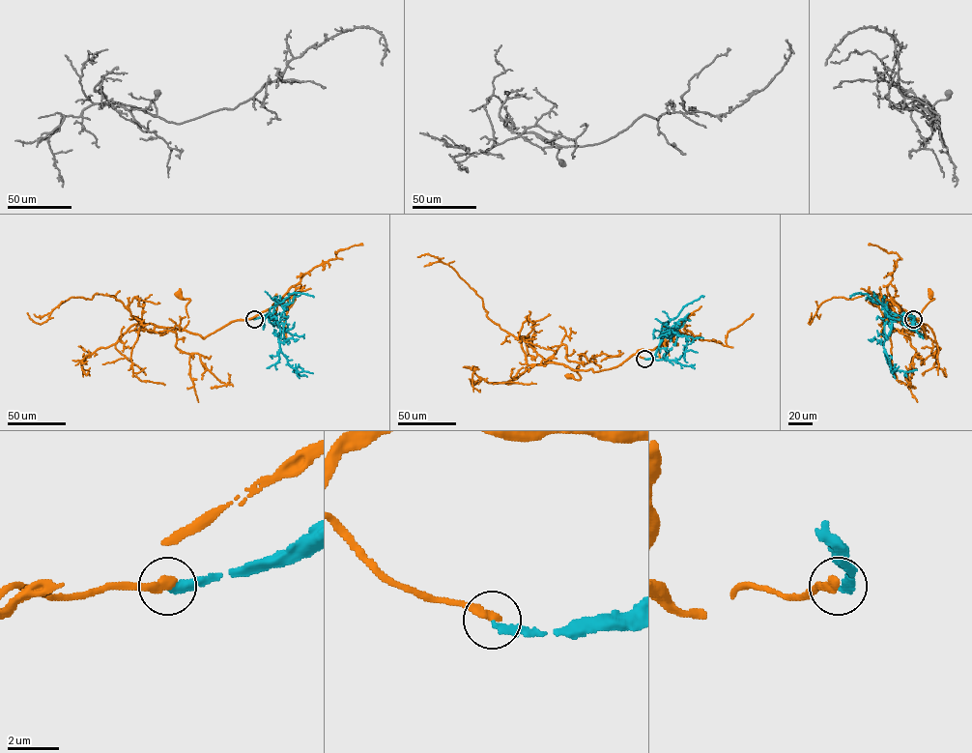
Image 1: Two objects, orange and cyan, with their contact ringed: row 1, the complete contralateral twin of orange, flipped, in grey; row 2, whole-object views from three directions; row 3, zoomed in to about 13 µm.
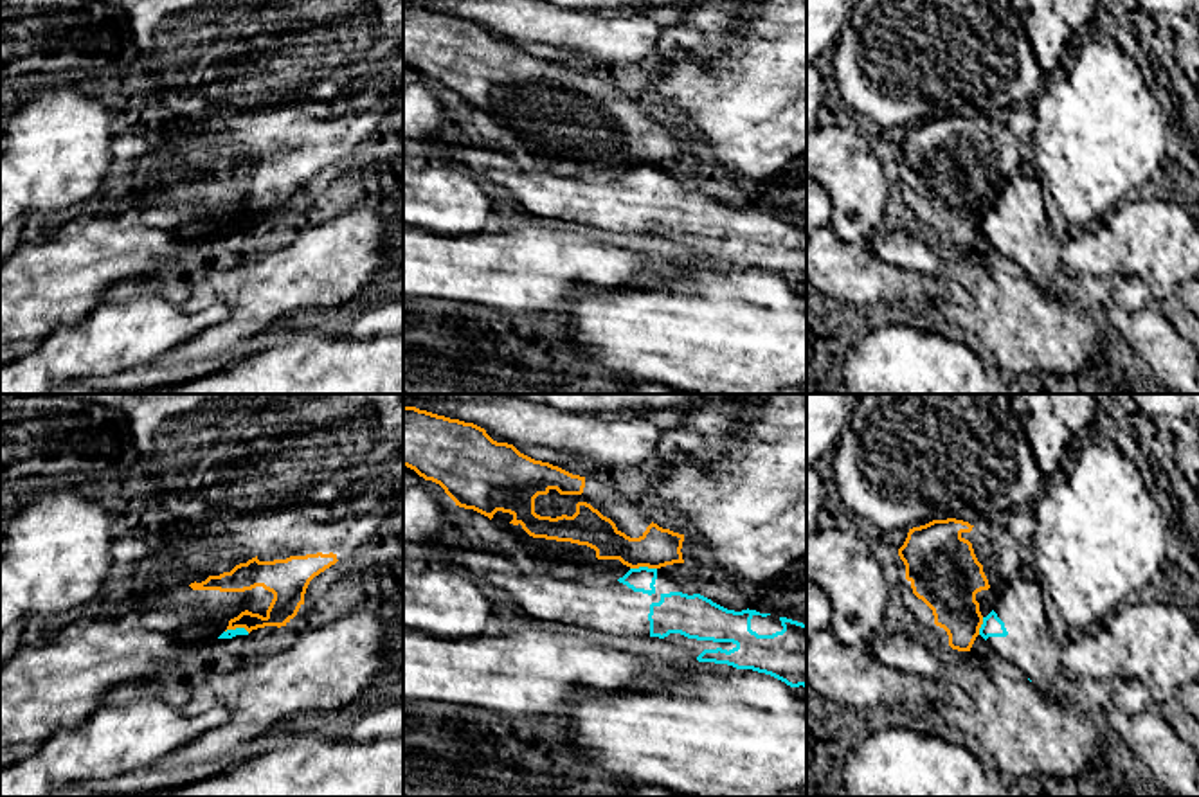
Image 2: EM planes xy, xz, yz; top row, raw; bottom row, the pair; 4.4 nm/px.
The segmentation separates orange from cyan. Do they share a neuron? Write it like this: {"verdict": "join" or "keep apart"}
{"verdict": "keep apart"}

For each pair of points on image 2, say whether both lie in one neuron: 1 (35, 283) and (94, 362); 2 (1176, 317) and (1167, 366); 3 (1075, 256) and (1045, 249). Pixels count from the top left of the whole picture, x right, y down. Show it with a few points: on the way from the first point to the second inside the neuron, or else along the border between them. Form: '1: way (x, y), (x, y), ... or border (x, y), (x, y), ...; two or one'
1: border (101, 301), (83, 319), (58, 326), (33, 351); two
2: border (1153, 299), (1180, 335); two
3: border (1059, 245), (1059, 254), (1054, 261); two

